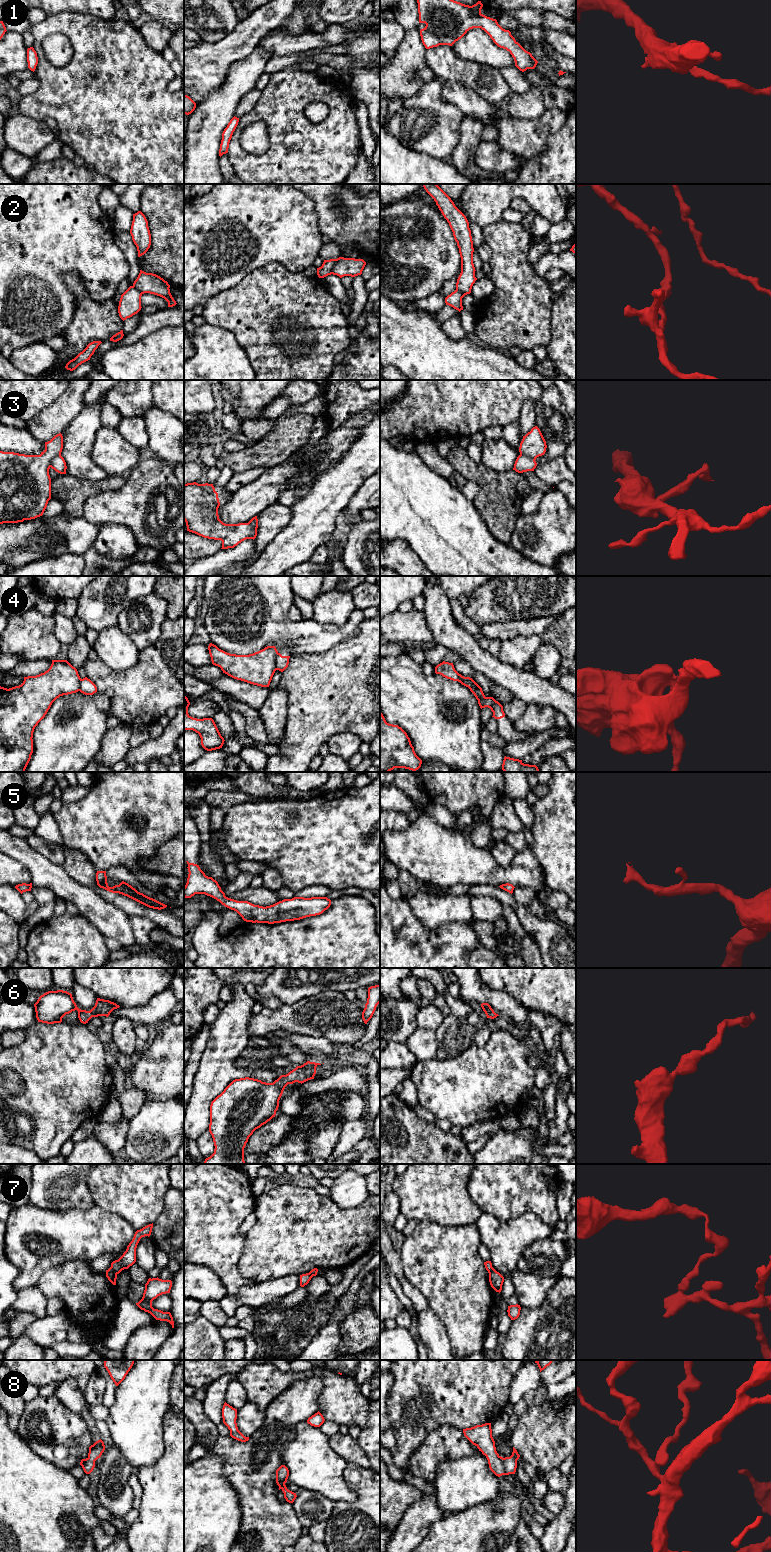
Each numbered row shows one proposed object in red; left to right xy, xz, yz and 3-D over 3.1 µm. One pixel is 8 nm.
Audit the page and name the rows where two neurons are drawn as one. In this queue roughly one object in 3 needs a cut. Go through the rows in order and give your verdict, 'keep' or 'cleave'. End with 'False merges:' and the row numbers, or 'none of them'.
1: keep
2: cleave
3: cleave
4: cleave
5: keep
6: keep
7: cleave
8: keep
False merges: 2, 3, 4, 7

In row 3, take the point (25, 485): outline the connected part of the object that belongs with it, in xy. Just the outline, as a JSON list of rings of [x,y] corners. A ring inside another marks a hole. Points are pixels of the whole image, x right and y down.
[[[59,433],[45,442],[45,450],[40,455],[0,451],[0,524],[23,522],[43,515],[51,499],[51,461],[62,449],[63,436]]]

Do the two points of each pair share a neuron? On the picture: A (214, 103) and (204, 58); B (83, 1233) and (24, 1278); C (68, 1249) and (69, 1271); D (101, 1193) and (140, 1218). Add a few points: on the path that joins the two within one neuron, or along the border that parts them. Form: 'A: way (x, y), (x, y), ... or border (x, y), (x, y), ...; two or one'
A: border (227, 73), (224, 81), (196, 105); two
B: way (57, 1233), (24, 1231), (19, 1242), (25, 1252); one
C: border (90, 1260), (68, 1260), (47, 1270); two
D: way (111, 1193), (115, 1193), (130, 1208); one

